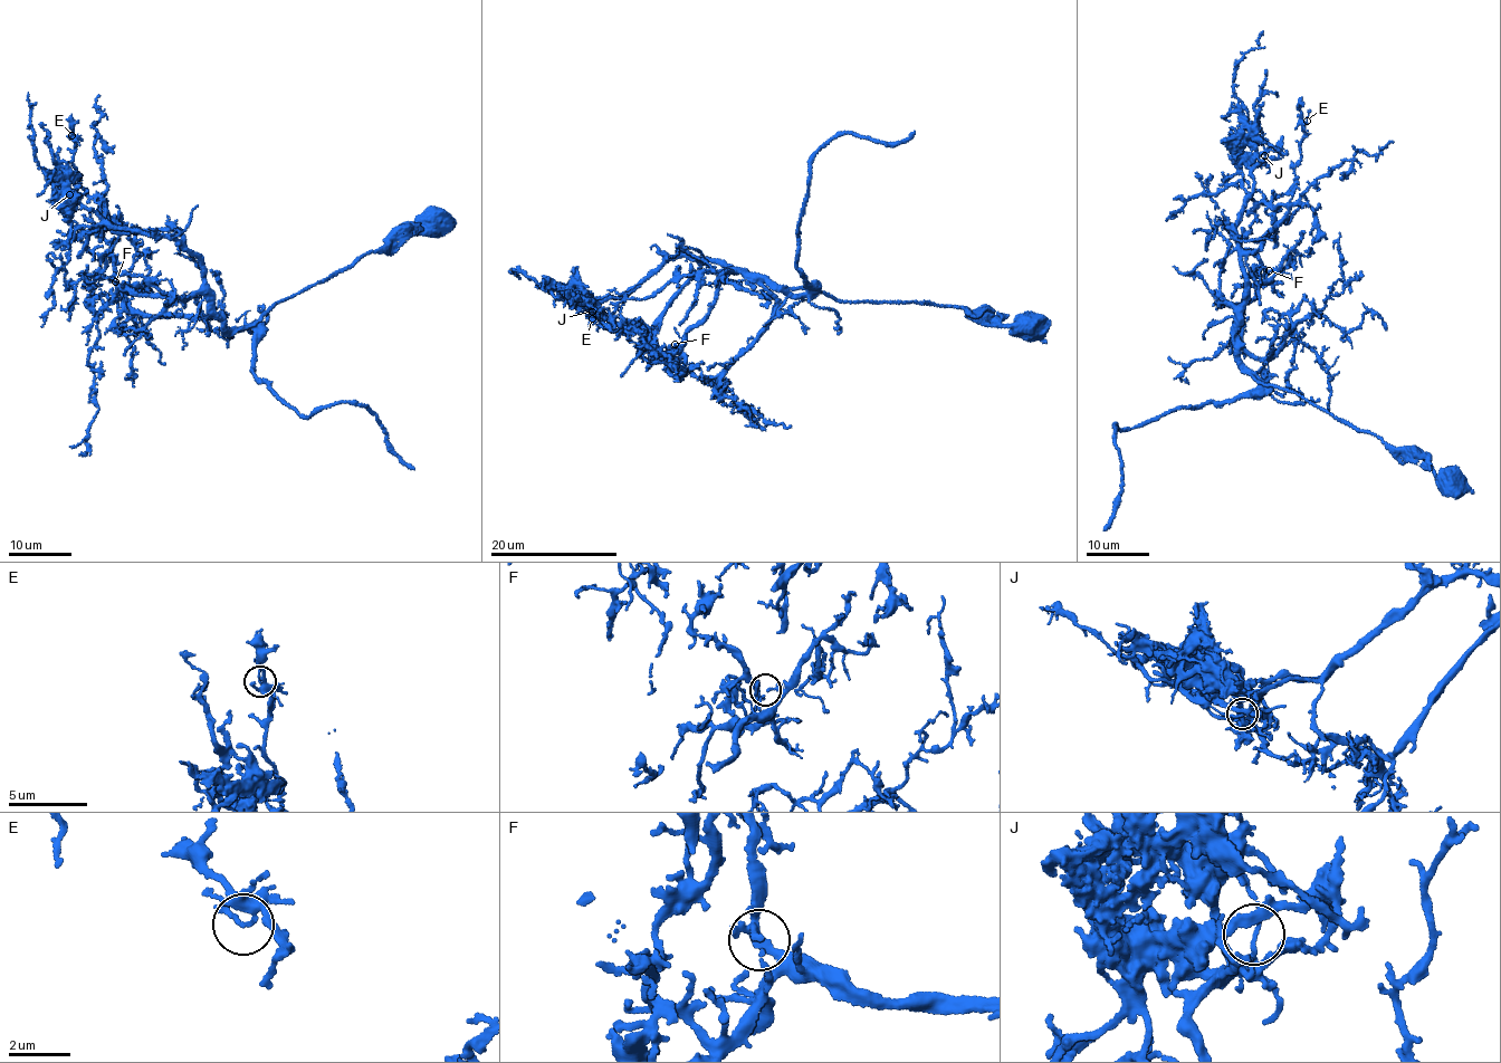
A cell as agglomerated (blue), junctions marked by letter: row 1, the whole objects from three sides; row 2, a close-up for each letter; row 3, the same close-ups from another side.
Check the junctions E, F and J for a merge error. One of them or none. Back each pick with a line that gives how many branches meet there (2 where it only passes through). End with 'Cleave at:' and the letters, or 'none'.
J: branches 2
Cleave at: J

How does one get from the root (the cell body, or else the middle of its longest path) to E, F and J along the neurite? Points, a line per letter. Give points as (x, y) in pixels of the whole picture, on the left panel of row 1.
E: (433, 219), (231, 331), (211, 313), (200, 258), (179, 233), (117, 230), (105, 201), (86, 193), (72, 135)
F: (433, 219), (231, 331), (199, 291), (141, 294), (115, 281)
J: (433, 219), (231, 331), (211, 313), (200, 259), (169, 237), (114, 228), (68, 193)

